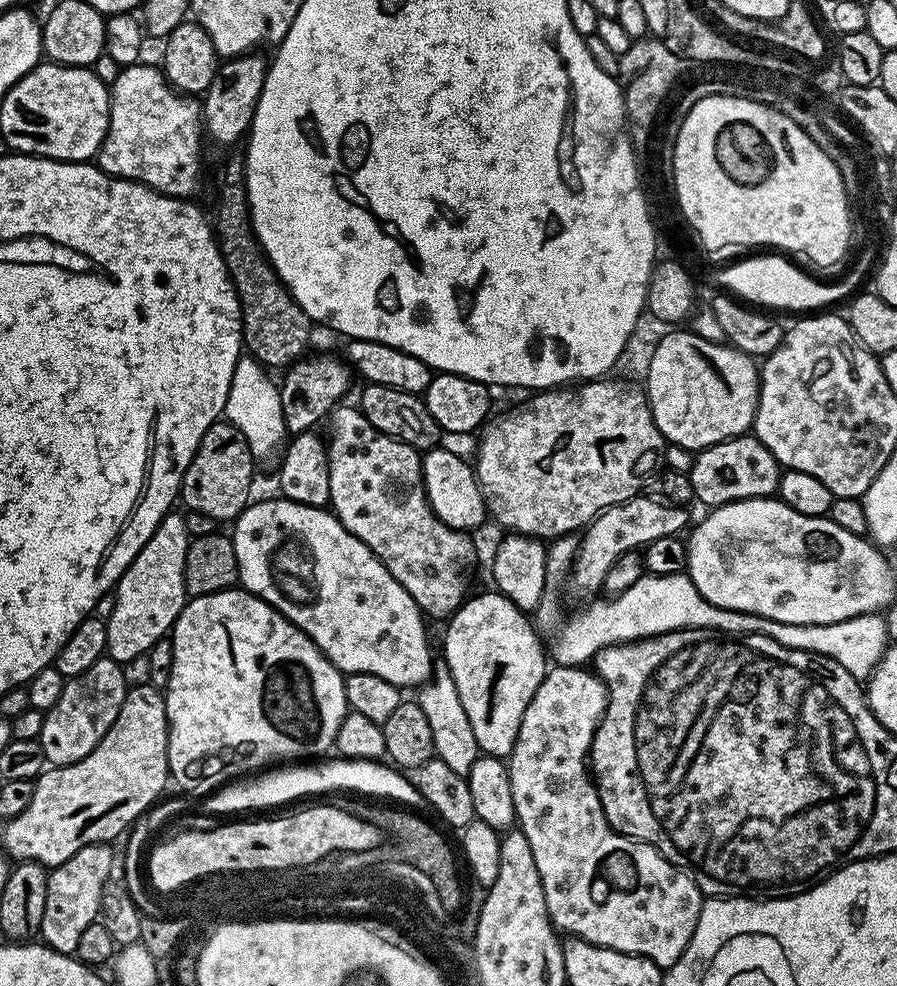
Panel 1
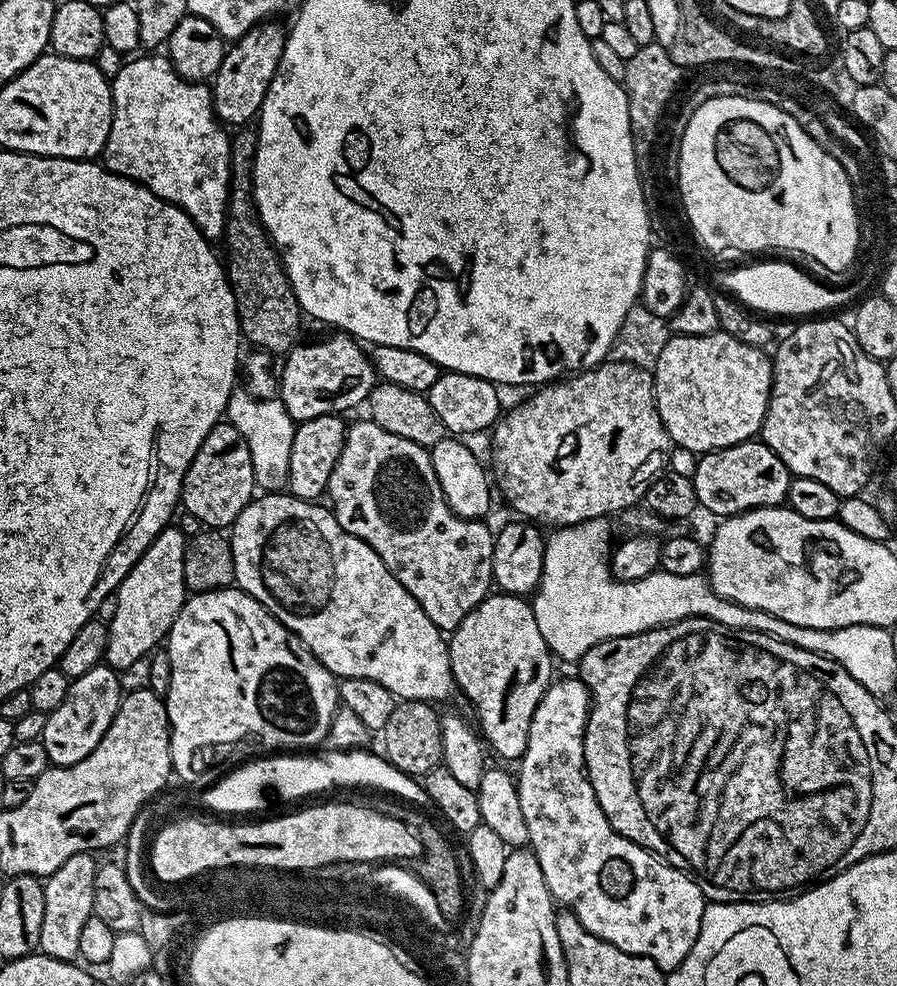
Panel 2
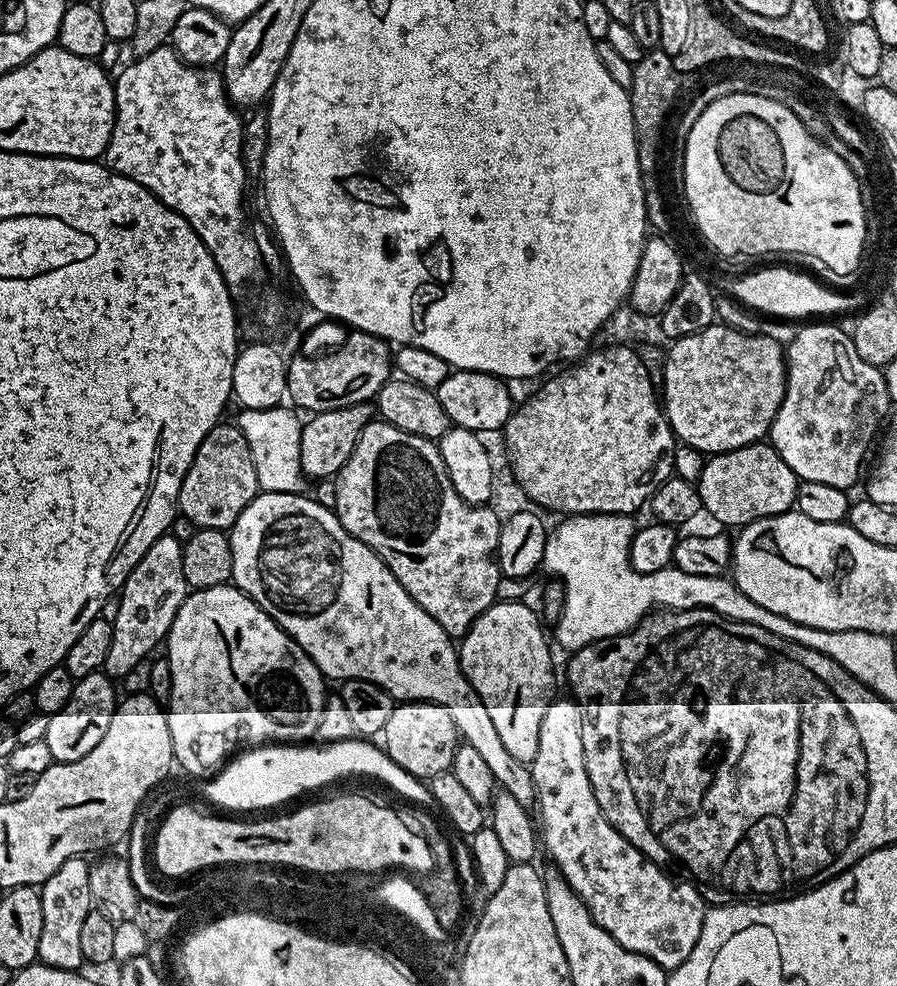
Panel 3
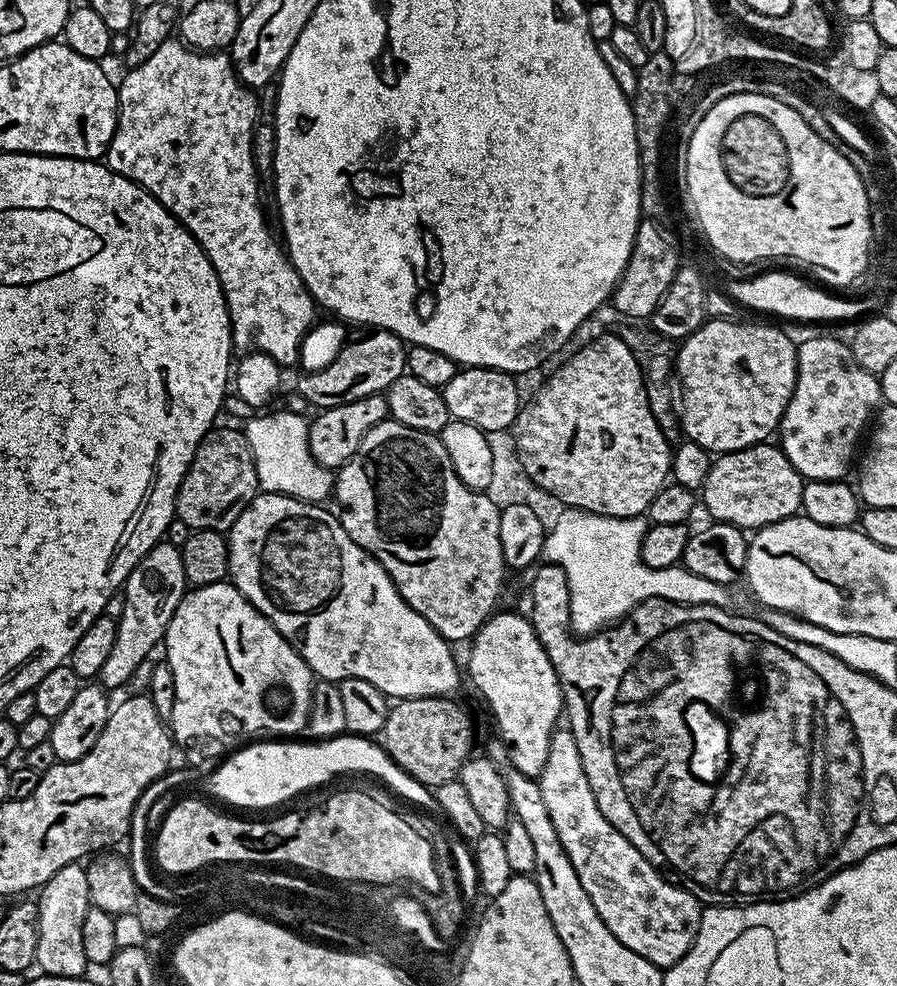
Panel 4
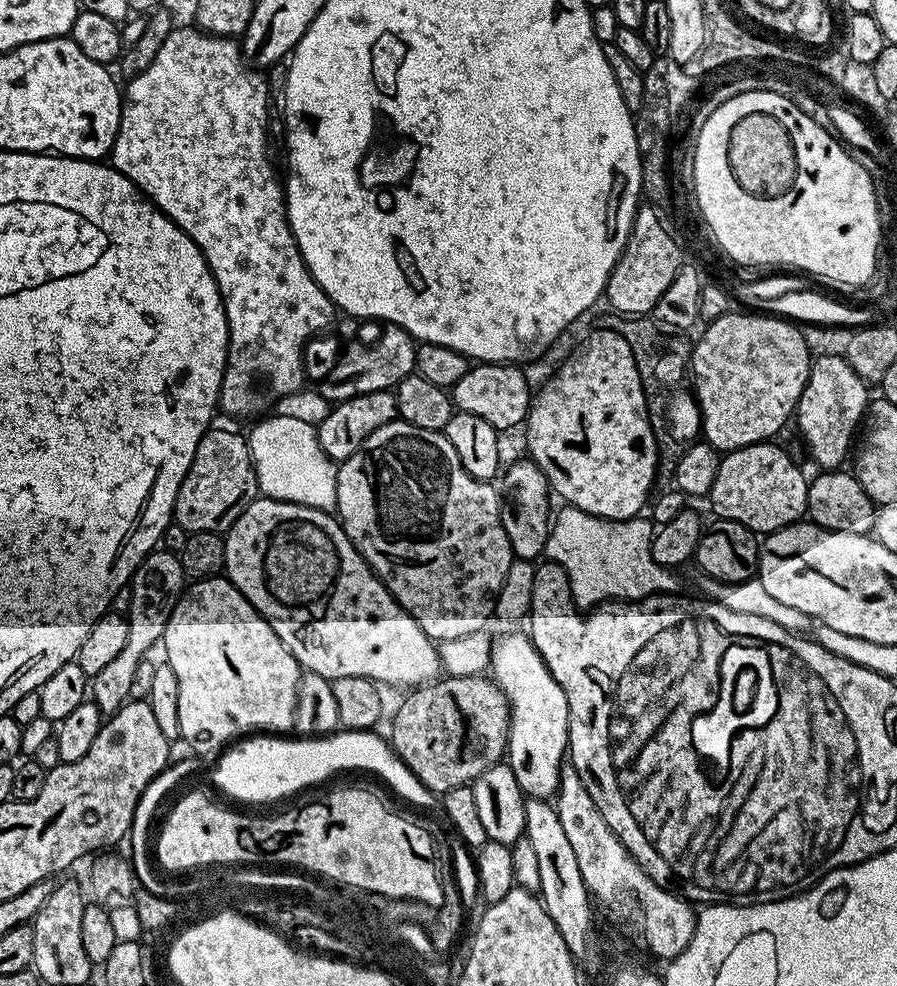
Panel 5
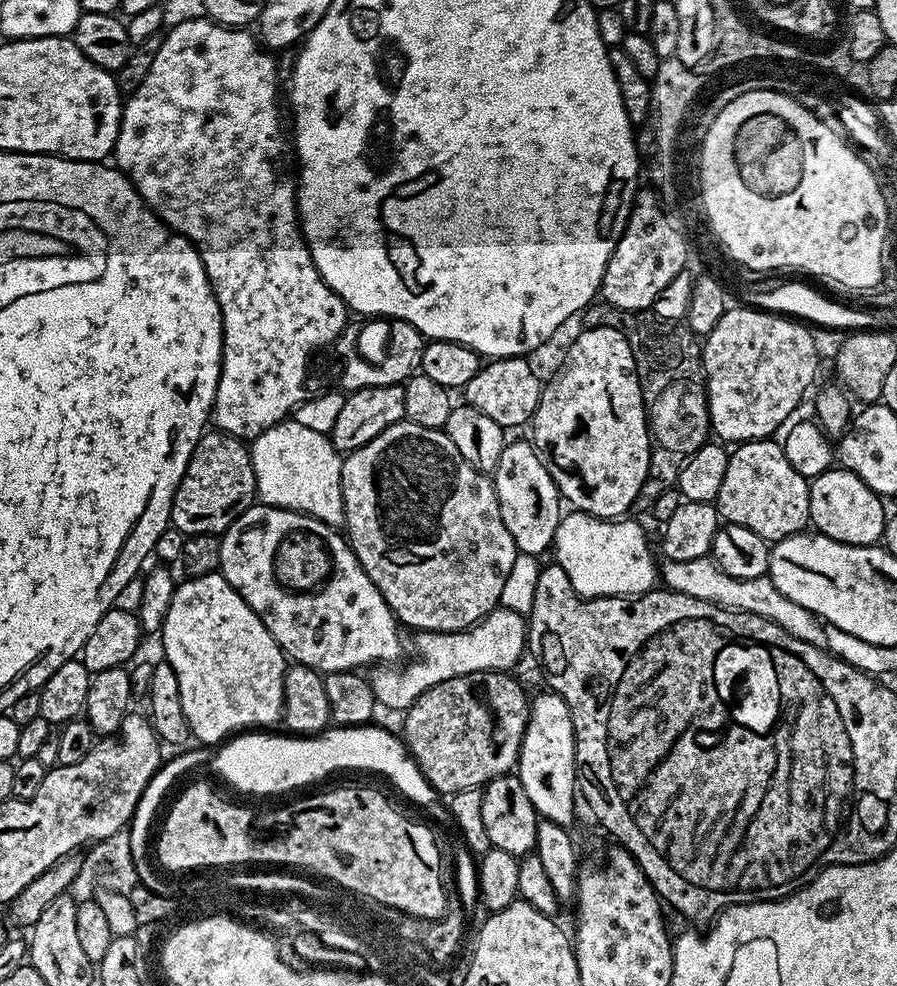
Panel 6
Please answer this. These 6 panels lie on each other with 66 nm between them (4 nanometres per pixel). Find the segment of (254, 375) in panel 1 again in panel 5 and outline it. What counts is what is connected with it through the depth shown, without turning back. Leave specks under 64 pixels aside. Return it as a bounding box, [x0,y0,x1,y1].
[248,388,338,509]

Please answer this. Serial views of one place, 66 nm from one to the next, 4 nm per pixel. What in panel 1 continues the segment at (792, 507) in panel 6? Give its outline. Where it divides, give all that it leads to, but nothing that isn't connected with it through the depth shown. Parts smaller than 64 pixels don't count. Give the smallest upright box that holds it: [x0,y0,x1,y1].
[688,434,782,506]

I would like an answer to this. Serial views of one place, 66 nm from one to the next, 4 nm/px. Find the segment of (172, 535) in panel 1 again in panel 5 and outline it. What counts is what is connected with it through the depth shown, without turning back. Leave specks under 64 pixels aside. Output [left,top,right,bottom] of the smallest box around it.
[90,550,186,714]

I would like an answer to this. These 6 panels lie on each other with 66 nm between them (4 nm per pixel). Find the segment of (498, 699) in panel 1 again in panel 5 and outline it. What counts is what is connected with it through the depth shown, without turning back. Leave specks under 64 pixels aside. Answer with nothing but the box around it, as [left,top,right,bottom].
[490,632,568,798]

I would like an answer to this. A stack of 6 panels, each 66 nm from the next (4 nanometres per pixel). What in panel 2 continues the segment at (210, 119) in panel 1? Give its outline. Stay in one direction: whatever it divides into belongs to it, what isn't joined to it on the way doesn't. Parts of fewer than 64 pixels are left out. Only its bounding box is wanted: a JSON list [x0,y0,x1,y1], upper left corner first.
[211,22,286,126]

